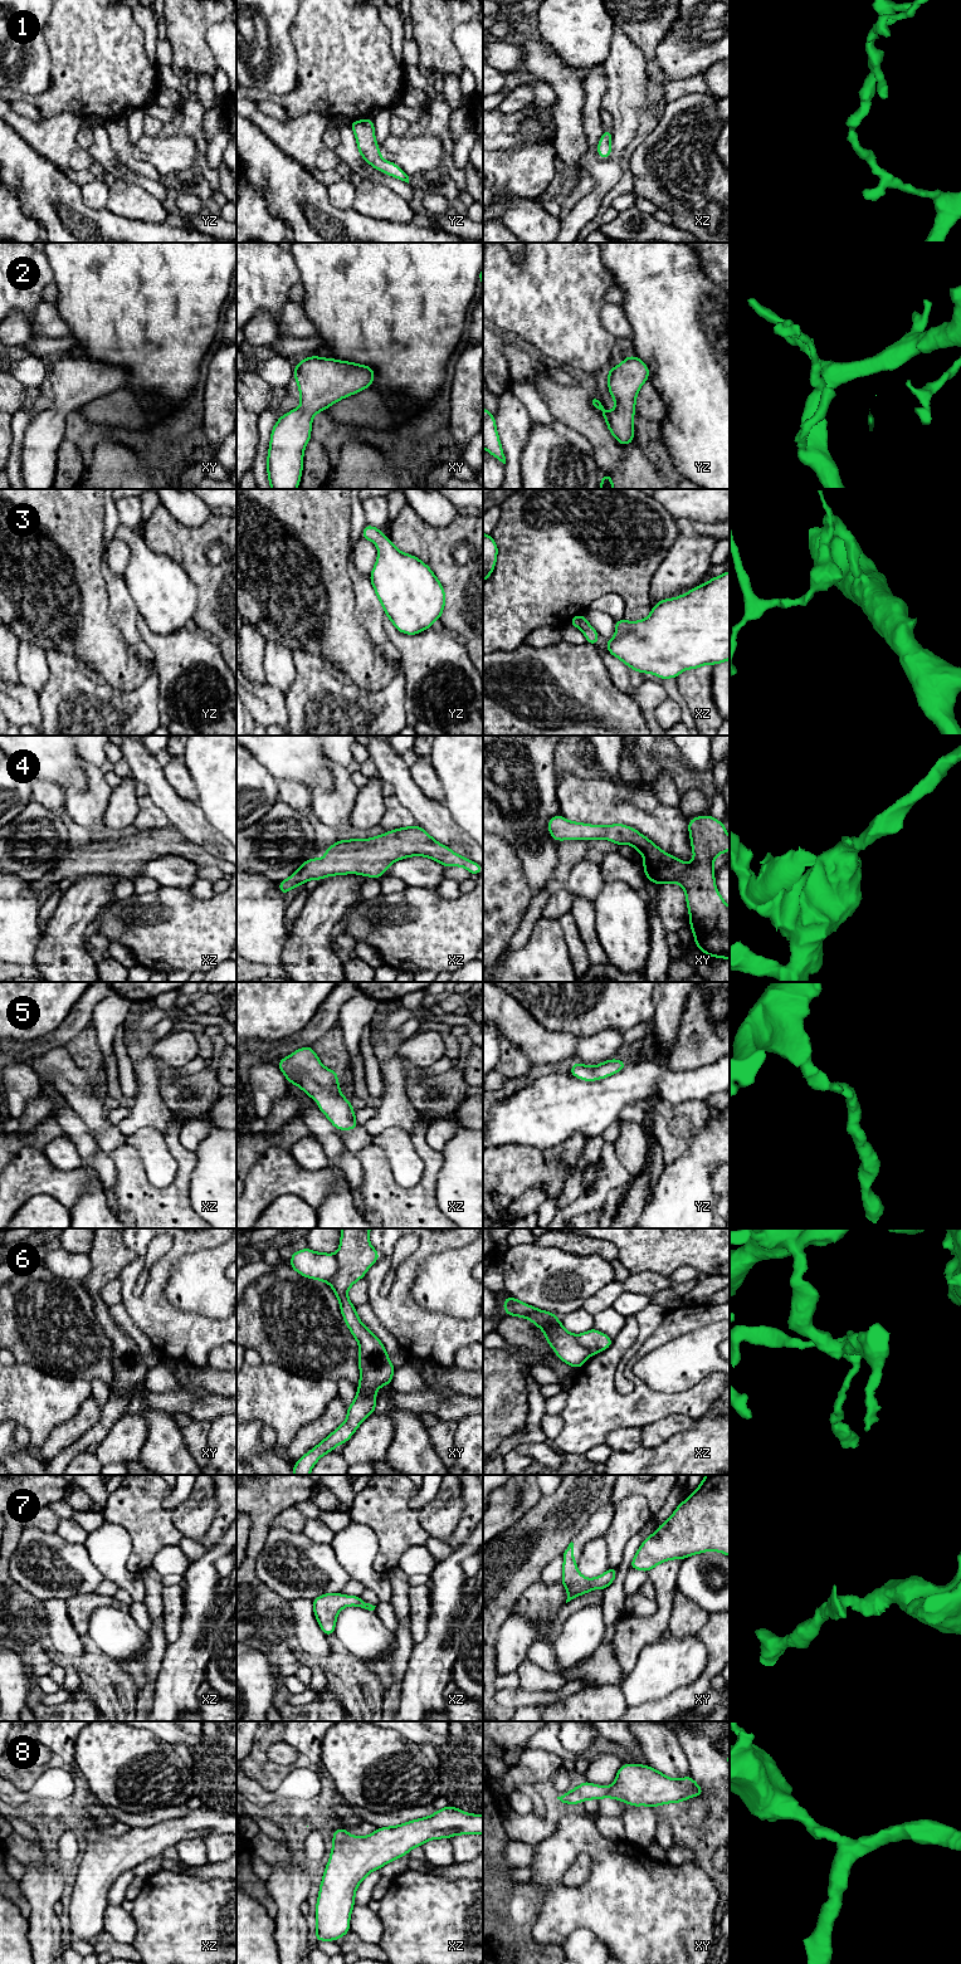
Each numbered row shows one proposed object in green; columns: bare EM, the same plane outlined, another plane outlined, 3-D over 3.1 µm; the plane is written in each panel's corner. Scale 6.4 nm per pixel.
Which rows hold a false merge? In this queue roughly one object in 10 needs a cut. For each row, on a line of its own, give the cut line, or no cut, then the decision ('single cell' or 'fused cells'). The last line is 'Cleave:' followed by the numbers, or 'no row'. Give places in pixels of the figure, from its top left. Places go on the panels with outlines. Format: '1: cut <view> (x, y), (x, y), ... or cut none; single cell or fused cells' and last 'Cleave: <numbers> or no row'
1: cut none; single cell
2: cut none; single cell
3: cut none; single cell
4: cut none; single cell
5: cut none; single cell
6: cut xy (336, 1255), (336, 1274), (328, 1283); fused cells
7: cut none; single cell
8: cut none; single cell
Cleave: 6

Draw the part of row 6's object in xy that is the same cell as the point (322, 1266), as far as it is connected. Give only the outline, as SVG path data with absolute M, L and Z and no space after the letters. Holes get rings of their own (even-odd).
M306 1247L291 1255L291 1267L308 1279L330 1283L337 1272L336 1255Z

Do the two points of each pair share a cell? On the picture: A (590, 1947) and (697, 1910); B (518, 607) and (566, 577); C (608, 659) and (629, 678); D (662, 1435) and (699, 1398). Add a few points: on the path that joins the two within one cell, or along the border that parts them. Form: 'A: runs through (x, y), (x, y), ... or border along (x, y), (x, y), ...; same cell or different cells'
A: border along (576, 1929), (591, 1930), (609, 1950); different cells
B: runs through (530, 596), (549, 577), (555, 577); same cell
C: runs through (613, 664), (624, 675); same cell
D: border along (694, 1420), (687, 1416), (664, 1416), (653, 1422); different cells

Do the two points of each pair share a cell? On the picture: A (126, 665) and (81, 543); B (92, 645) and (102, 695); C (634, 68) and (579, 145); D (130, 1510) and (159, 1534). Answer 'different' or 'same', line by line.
A: same
B: different
C: different
D: same

